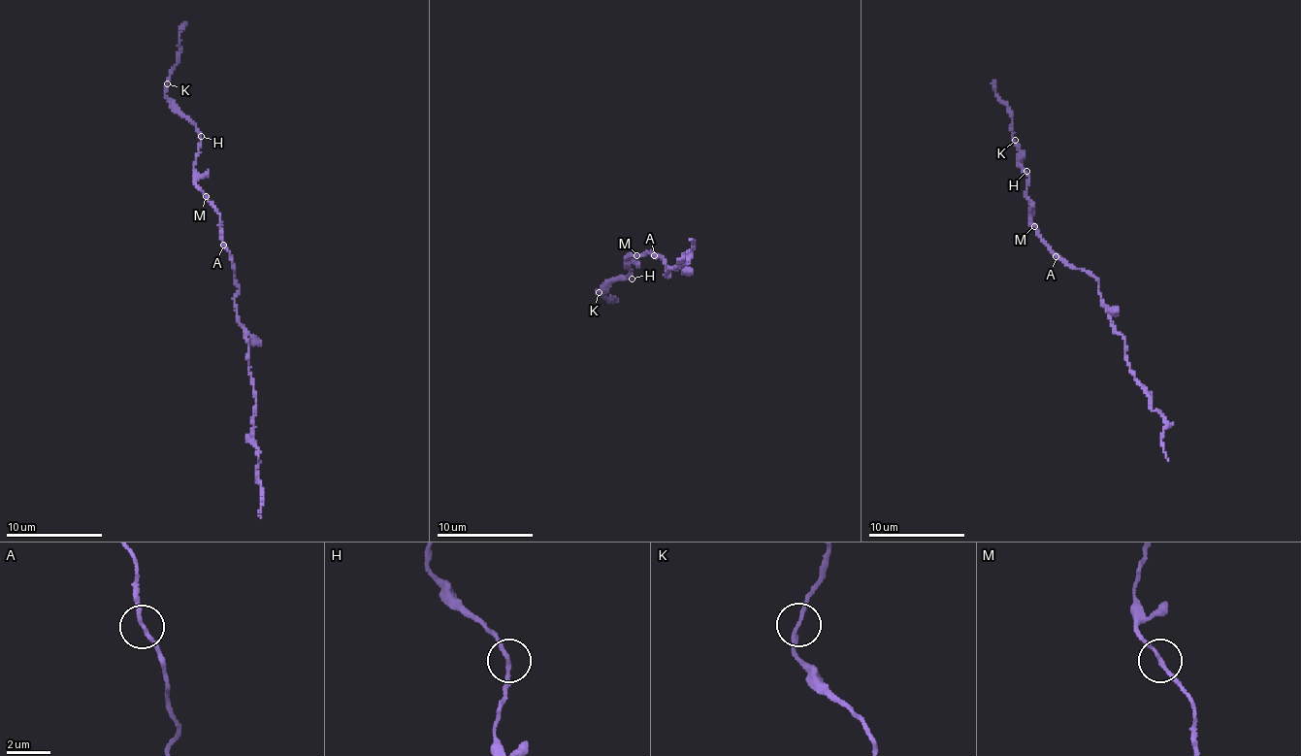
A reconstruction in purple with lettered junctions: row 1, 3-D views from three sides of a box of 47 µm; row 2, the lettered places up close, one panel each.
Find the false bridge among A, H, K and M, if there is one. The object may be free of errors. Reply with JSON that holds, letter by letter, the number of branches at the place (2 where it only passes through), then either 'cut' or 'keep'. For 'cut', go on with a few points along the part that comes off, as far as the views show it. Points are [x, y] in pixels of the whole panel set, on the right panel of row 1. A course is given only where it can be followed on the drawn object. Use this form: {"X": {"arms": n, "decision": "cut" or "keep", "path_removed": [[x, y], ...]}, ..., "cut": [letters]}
{"A": {"arms": 2, "decision": "keep"}, "H": {"arms": 2, "decision": "keep"}, "K": {"arms": 2, "decision": "keep"}, "M": {"arms": 2, "decision": "keep"}, "cut": []}

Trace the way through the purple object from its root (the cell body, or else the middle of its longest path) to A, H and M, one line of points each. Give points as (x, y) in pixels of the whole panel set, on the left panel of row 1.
A: (232, 261), (222, 245)
H: (232, 261), (222, 241), (217, 209), (196, 184), (193, 165), (201, 136)
M: (232, 261), (222, 241), (220, 214), (206, 196)

